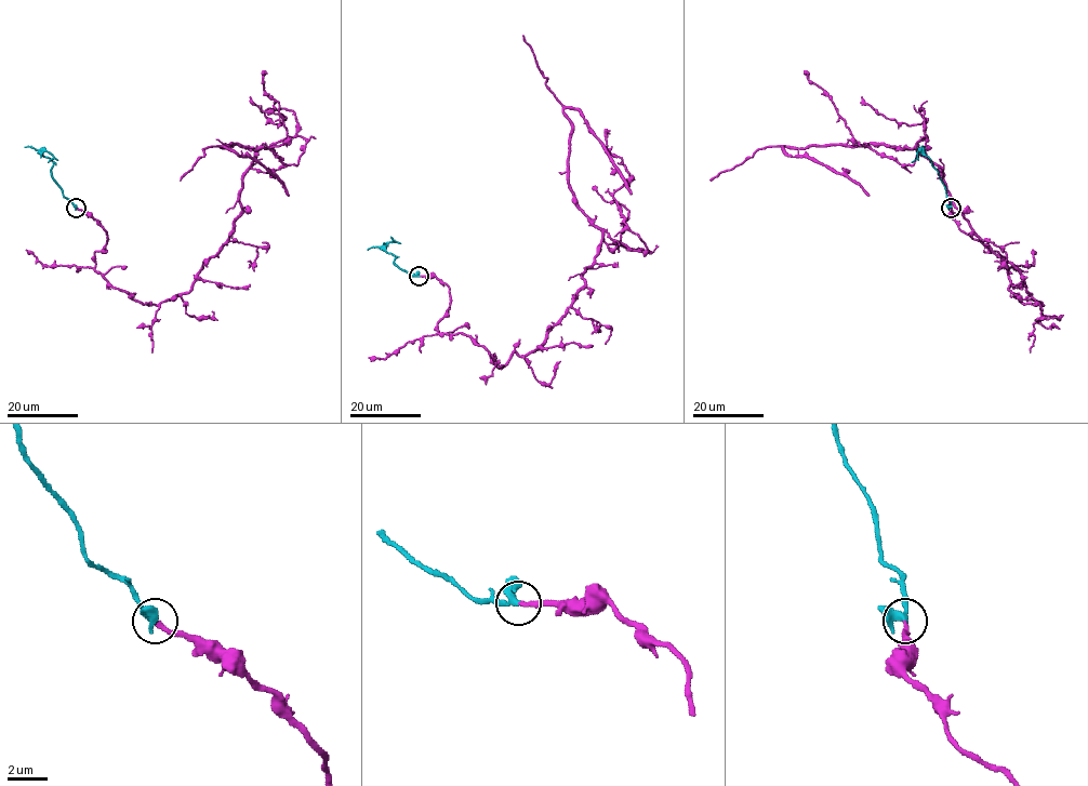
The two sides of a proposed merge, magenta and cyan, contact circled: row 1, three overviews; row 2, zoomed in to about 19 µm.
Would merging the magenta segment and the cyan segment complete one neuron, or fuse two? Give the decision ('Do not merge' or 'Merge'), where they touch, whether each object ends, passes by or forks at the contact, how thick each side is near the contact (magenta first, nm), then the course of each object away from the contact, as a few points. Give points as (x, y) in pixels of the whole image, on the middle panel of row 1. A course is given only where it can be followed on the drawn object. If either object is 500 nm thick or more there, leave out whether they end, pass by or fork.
Merge. Place: (419, 276). At the ring magenta ends. At the ring cyan passes by. Thickness 220 nm (magenta) against 320 nm. Course of magenta: (419, 276), (449, 288), (437, 333), (501, 368), (545, 338), (601, 243), (568, 182), (564, 109), (632, 194). Course of cyan: (419, 276), (410, 275), (394, 263), (396, 257), (385, 251), (387, 244), (396, 242), (390, 237)

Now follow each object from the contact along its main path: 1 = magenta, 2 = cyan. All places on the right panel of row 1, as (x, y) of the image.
1: (951, 208), (1007, 264), (1008, 288), (1043, 305), (918, 149), (784, 146), (868, 196)
2: (951, 207), (932, 161), (919, 150), (912, 162)

